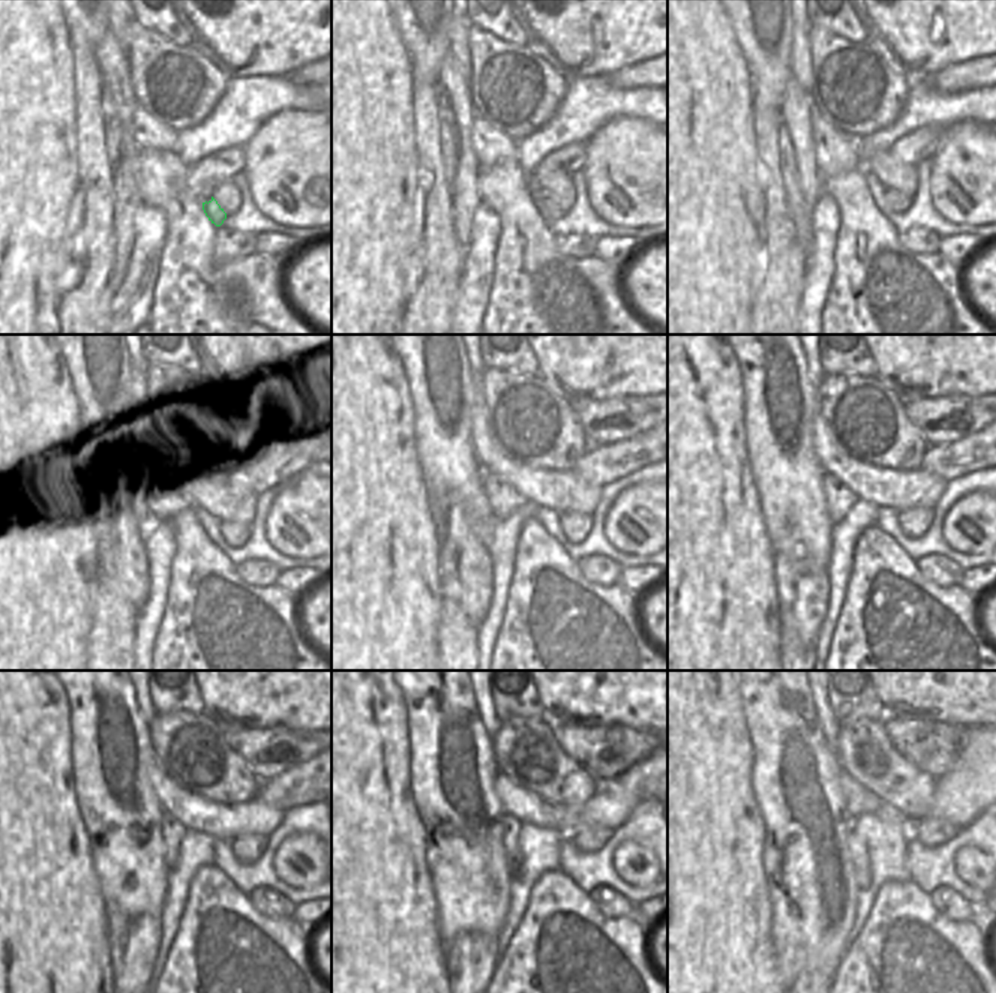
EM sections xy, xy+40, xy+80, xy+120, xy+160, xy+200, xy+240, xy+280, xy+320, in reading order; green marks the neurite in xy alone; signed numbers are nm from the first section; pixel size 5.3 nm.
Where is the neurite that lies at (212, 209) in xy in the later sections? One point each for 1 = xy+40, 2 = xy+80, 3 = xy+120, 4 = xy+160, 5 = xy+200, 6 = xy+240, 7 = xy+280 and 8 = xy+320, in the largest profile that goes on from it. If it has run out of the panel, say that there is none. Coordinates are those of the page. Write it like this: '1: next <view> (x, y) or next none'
1: next xy+40 (551, 210)
2: next xy+80 (896, 201)
3: next xy+120 (234, 534)
4: next xy+160 (575, 527)
5: next xy+200 (914, 522)
6: next xy+240 (246, 849)
7: next xy+280 (588, 839)
8: next xy+320 (930, 831)

